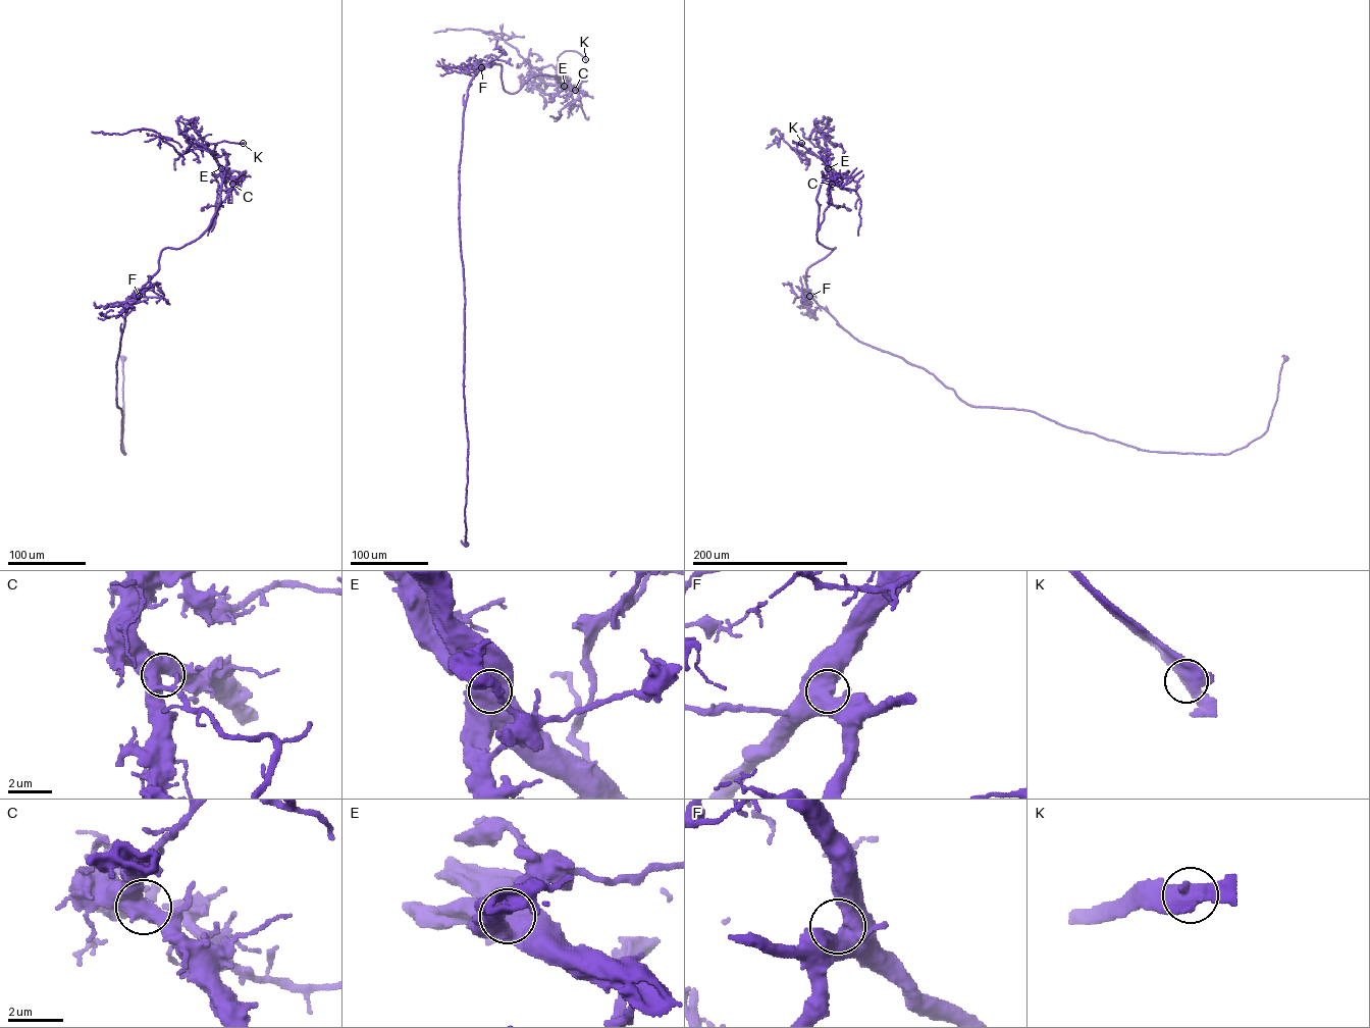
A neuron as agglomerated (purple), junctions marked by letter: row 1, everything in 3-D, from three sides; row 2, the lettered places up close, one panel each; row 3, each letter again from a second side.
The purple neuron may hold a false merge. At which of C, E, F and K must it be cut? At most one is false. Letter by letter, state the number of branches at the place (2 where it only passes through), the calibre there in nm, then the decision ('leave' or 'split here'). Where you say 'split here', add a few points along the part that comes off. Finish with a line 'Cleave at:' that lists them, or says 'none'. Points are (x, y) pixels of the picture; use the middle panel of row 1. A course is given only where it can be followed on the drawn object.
C: 3 branches meet; 550 nm thick; leave
E: 3 branches meet; 700 nm thick; split here; foreign part runs (564, 86), (551, 64), (533, 68), (516, 48), (496, 36), (469, 29), (434, 33)
F: 3 branches meet; 500 nm thick; leave
K: 3 branches meet; 440 nm thick; leave
Cleave at: E

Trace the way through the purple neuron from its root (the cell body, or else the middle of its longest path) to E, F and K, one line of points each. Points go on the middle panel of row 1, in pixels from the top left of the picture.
E: (466, 544), (459, 164), (467, 89), (493, 63), (509, 93), (536, 75), (563, 74), (564, 86)
F: (466, 544), (468, 440), (464, 395), (465, 297), (459, 164), (467, 89), (481, 67)
K: (466, 544), (467, 89), (493, 63), (509, 93), (536, 75), (563, 74), (564, 86), (558, 57), (585, 59)

